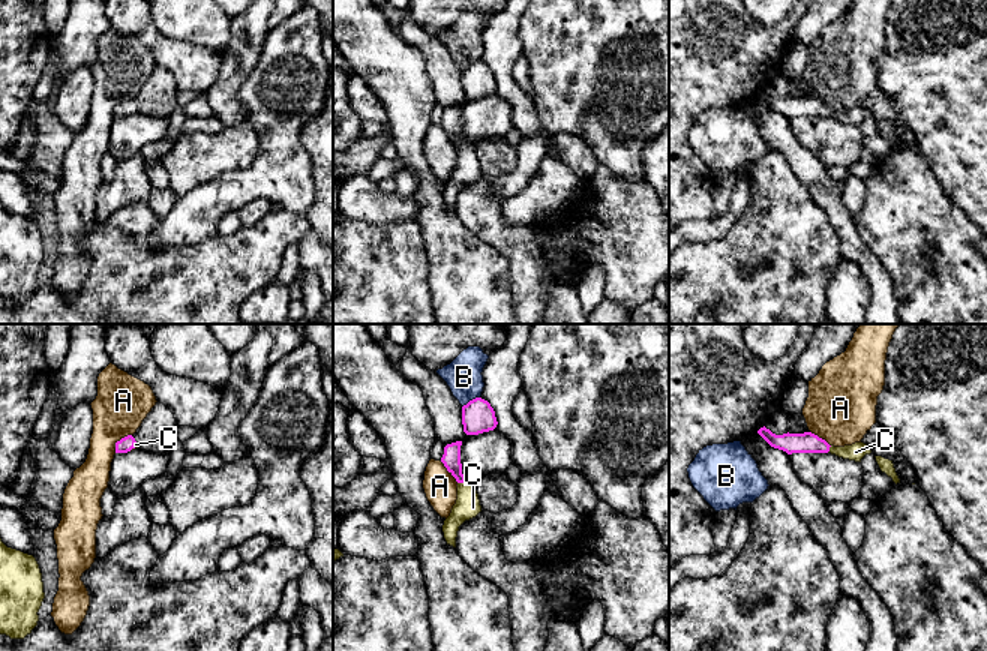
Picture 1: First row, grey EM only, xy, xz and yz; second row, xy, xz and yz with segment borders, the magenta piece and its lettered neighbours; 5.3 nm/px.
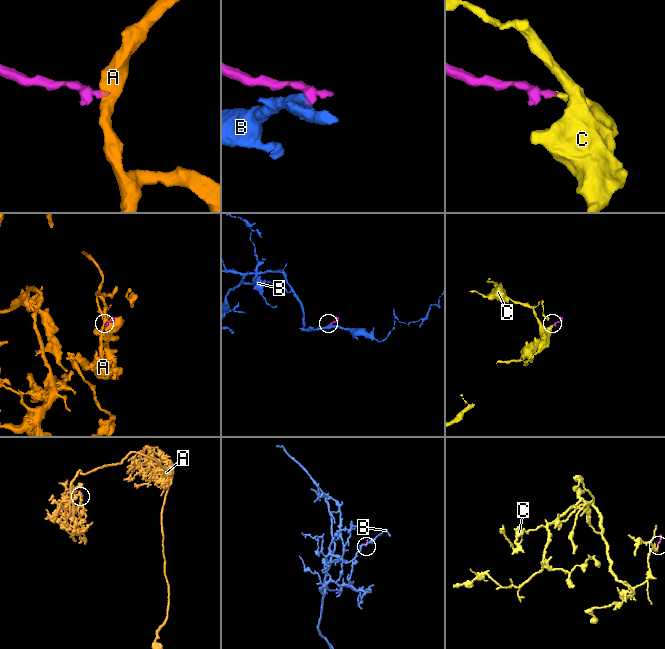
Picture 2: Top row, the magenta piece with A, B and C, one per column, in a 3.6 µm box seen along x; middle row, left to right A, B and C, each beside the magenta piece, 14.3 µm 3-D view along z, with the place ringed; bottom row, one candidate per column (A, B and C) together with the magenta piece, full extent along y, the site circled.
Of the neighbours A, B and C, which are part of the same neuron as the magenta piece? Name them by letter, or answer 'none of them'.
C

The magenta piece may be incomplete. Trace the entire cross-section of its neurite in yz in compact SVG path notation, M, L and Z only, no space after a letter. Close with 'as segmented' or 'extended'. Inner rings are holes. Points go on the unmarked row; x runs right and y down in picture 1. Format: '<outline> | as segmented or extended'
M765 90L758 94L758 98L774 112L783 114L788 118L792 117L831 117L843 123L861 126L866 118L872 114L864 106L855 106L852 110L834 111L825 104L819 102L812 96L804 98L783 98L776 99Z | extended

